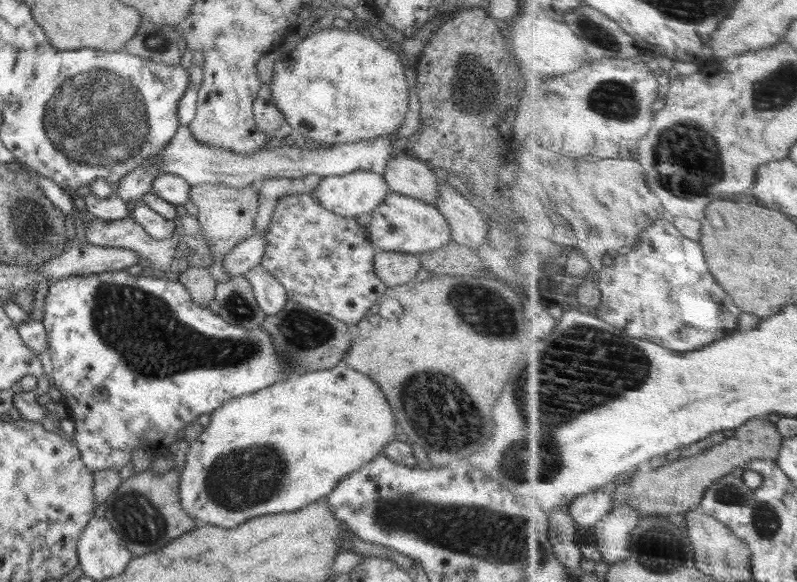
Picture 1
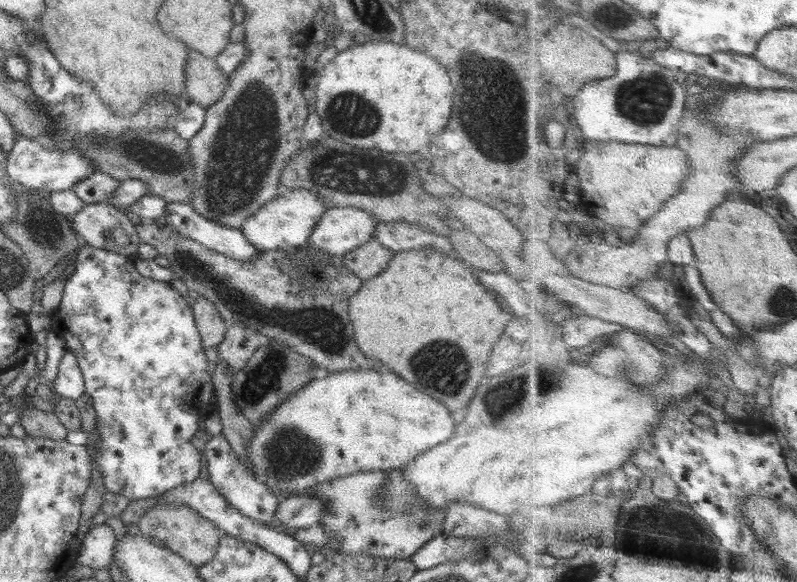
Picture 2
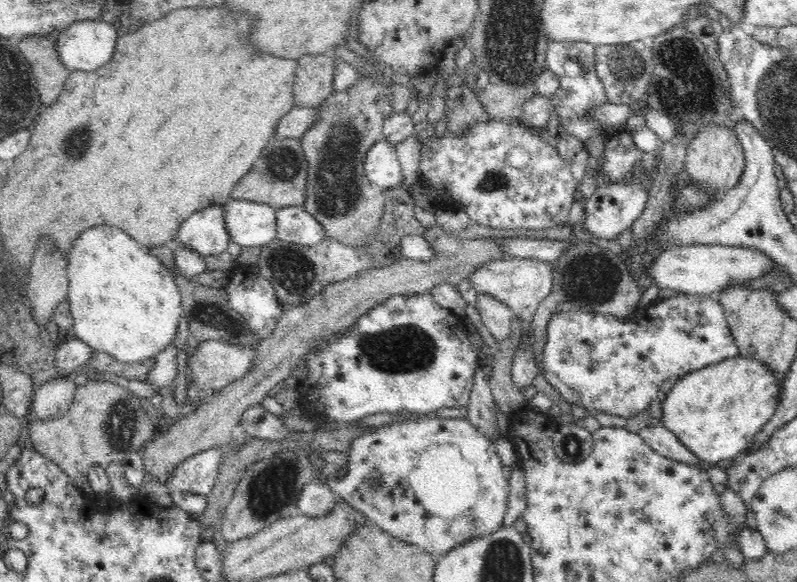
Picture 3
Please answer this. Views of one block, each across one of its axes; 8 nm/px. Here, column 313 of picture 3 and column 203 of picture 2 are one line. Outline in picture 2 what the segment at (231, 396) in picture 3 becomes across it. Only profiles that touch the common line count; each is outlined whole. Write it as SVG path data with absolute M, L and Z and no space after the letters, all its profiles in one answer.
M192 295L190 305L203 348L210 350L218 346L224 340L227 331L221 314L204 296Z

